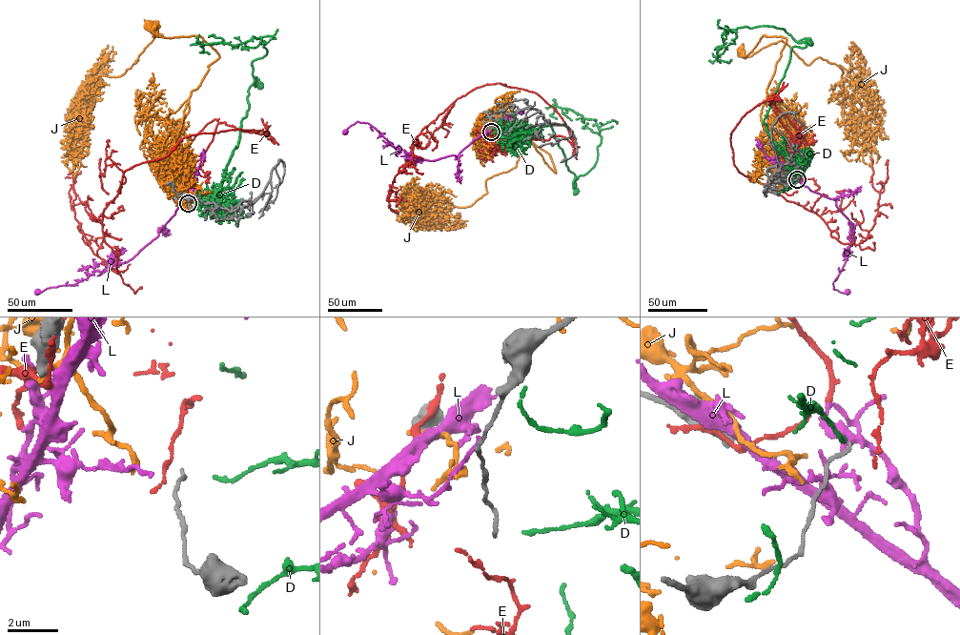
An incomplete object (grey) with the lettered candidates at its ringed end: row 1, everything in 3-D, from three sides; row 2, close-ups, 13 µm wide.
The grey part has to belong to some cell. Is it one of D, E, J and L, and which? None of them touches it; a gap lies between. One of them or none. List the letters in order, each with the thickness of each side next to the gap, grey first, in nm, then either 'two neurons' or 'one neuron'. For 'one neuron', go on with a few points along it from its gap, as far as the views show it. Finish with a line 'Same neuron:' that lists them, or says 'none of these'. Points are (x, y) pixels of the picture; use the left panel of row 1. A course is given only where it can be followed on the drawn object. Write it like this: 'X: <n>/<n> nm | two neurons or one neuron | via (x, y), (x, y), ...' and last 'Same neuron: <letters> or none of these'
D: 100/160 nm | two neurons
E: 100/130 nm | two neurons
J: 100/200 nm | two neurons
L: 100/140 nm | two neurons
Same neuron: none of these

